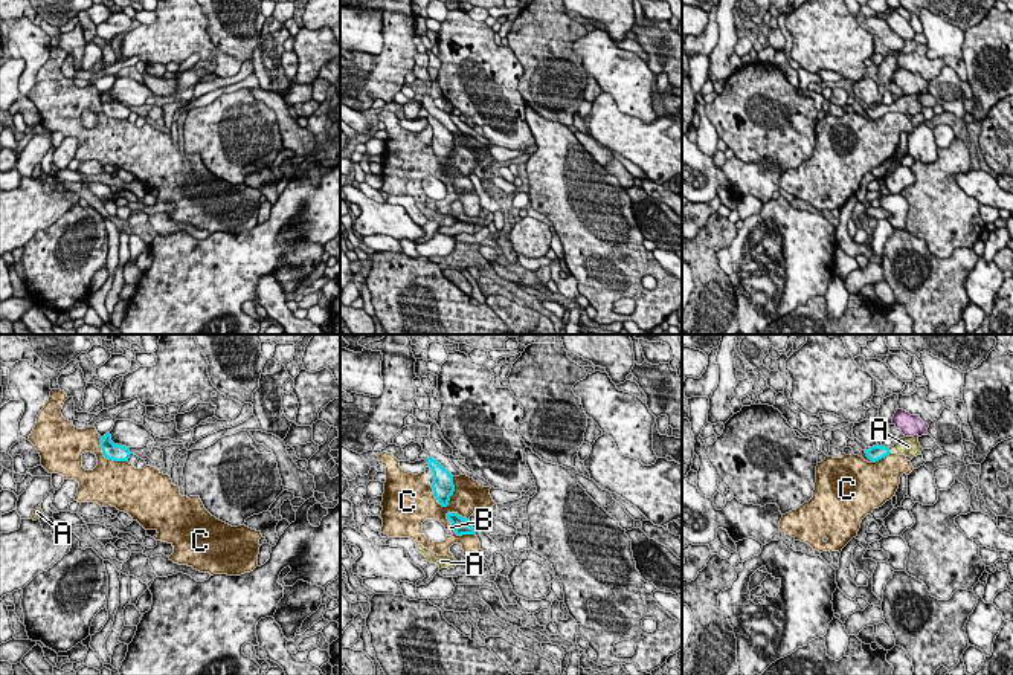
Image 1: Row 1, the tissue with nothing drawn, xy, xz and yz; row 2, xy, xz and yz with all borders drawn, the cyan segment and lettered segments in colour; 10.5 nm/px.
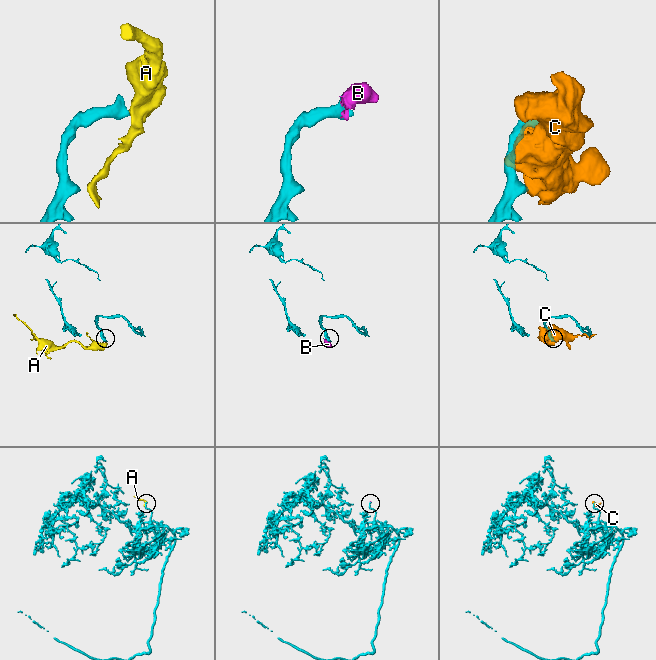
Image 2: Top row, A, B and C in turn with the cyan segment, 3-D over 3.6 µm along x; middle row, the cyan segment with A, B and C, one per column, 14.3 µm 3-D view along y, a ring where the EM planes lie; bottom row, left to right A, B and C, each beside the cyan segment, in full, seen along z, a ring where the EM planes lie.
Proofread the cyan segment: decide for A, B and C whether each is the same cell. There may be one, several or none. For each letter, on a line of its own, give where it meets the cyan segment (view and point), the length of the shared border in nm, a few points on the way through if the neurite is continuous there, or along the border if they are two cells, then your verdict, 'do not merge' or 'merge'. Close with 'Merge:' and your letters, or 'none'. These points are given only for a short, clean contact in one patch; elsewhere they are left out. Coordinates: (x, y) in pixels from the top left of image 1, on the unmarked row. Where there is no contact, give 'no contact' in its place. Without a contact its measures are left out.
A: yz (888, 109) | 70 nm | across yz (876, 110), (888, 109), (908, 104) | merge
B: xz (453, 187) | 110 nm | along xz (450, 182), (455, 190) | do not merge
C: xz (452, 151) | 360 nm | do not merge
Merge: A

